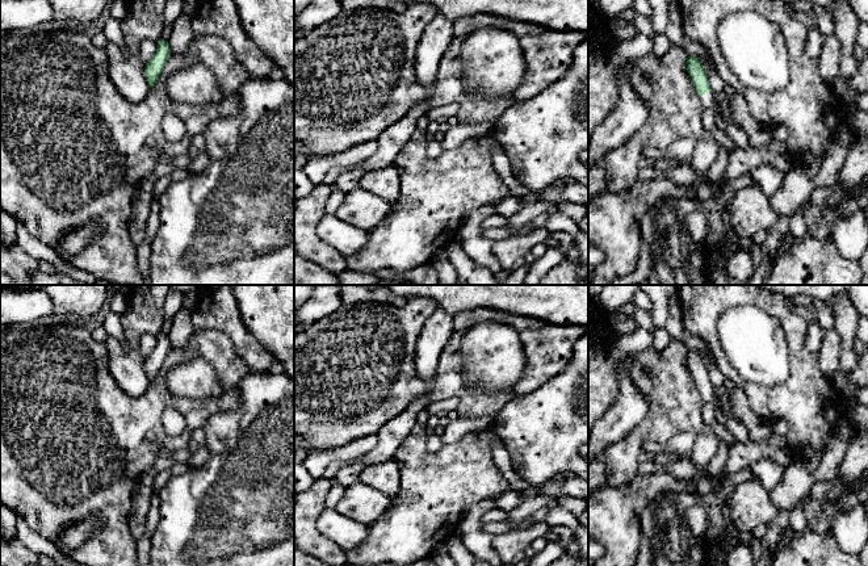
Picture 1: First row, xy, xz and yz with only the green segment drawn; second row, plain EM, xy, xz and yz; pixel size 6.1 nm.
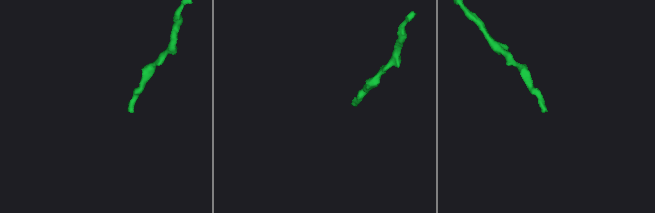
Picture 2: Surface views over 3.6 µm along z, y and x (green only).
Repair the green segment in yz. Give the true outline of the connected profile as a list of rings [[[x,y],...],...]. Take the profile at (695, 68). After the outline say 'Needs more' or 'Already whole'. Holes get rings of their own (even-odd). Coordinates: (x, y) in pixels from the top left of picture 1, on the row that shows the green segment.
[[[688,56],[687,71],[703,105],[703,126],[716,138],[718,144],[724,146],[731,154],[738,147],[734,144],[733,139],[722,131],[722,126],[718,121],[717,104],[704,66],[696,56]]]. Needs more

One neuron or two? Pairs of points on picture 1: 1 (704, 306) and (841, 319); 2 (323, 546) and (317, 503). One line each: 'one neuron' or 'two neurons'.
1: two neurons
2: one neuron

